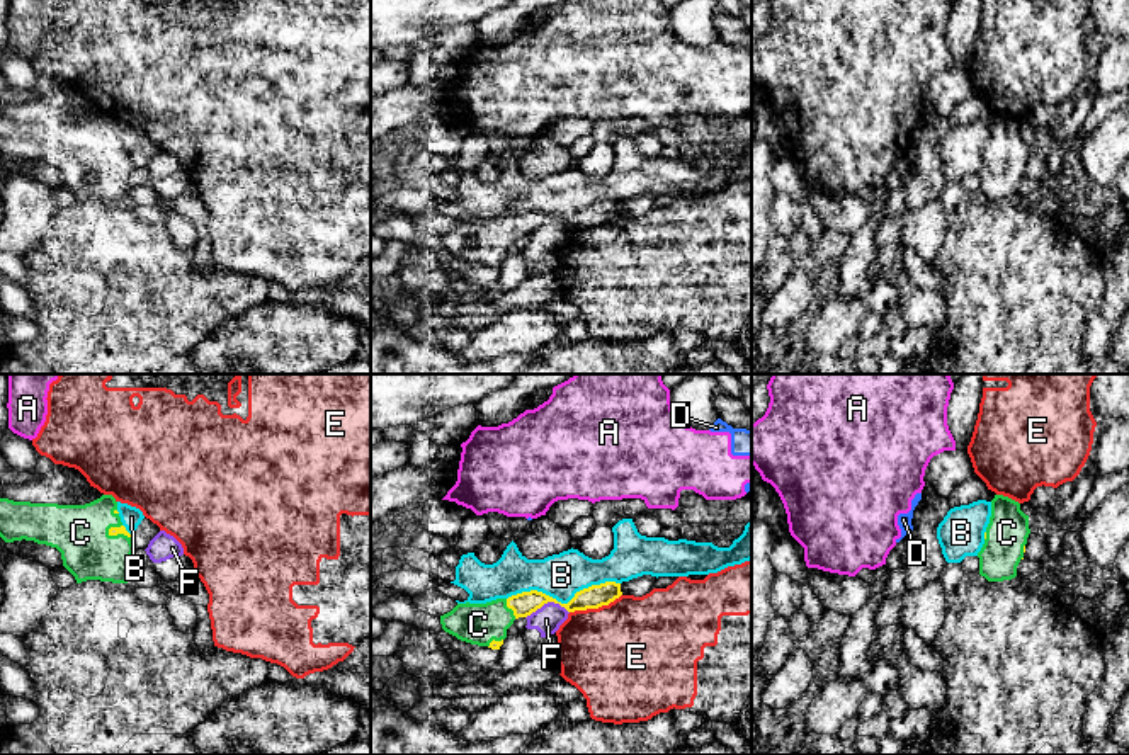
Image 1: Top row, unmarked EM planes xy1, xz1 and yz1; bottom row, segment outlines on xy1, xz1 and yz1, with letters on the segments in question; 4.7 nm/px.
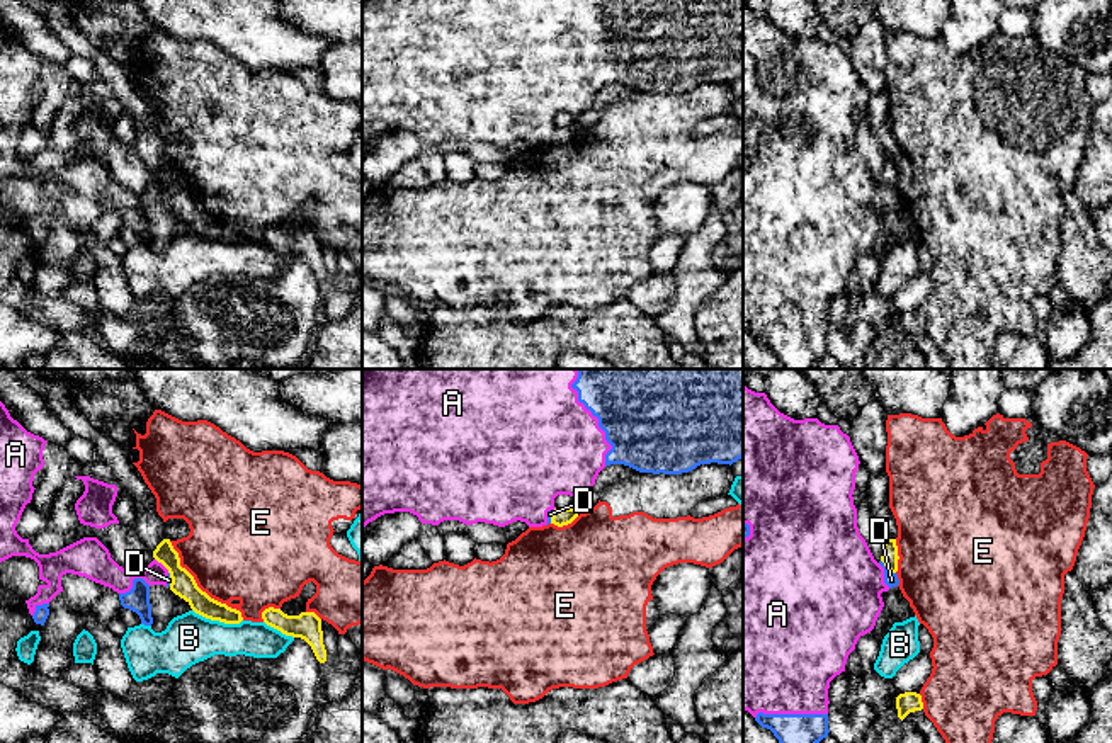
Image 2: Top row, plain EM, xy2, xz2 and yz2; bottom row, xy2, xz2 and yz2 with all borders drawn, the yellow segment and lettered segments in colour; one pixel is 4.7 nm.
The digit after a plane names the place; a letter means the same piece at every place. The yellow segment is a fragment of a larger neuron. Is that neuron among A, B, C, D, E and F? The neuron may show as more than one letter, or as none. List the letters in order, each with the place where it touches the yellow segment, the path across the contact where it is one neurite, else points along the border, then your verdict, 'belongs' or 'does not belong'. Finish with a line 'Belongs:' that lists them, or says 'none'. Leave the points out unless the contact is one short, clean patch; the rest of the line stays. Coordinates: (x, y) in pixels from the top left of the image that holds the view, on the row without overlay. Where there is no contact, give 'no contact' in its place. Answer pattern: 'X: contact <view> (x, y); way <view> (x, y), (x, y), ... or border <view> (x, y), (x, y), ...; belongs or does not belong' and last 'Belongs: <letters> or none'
A: contact xy2 (162, 182); border xy2 (155, 177), (169, 191); does not belong
B: contact xz1 (563, 223); does not belong
C: contact xz1 (510, 227); belongs
D: contact yz2 (888, 187); border yz2 (881, 179), (895, 192); does not belong
E: contact xy2 (199, 208); does not belong
F: contact xz1 (546, 221); border xz1 (568, 230), (558, 223), (544, 221), (526, 237); does not belong
Belongs: C

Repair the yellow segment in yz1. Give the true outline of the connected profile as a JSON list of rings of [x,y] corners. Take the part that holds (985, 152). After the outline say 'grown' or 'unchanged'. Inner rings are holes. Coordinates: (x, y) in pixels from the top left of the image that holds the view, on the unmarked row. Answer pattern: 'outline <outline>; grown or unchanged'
outline [[[995,114],[984,163],[978,172],[979,194],[988,201],[1015,197],[1029,153],[1029,134],[1020,129],[1020,122],[1008,116]]]; grown

